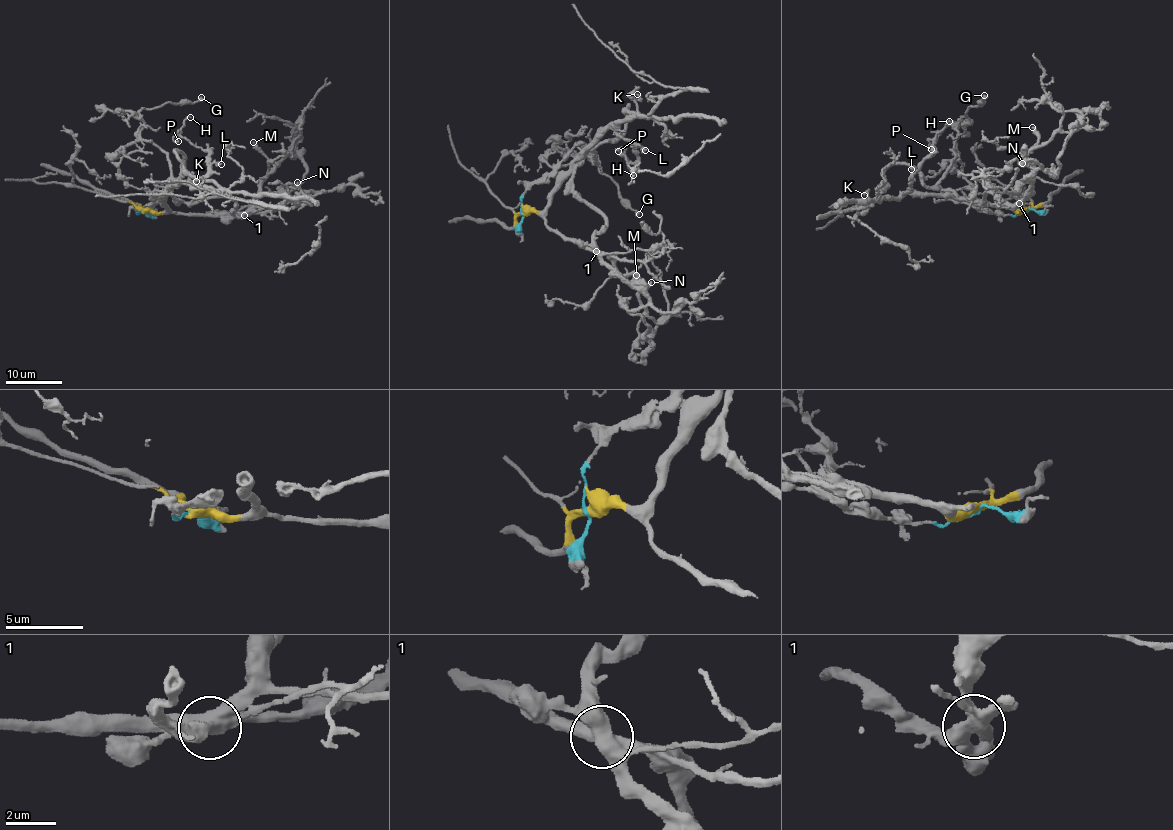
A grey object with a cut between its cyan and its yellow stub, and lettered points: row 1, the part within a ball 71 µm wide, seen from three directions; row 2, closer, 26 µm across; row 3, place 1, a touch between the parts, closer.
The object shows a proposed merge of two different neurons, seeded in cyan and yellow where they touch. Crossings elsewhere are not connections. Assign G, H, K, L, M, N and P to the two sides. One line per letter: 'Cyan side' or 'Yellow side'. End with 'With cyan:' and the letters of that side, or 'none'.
G: Cyan side
H: Yellow side
K: Yellow side
L: Yellow side
M: Yellow side
N: Cyan side
P: Yellow side
With cyan: G, N

